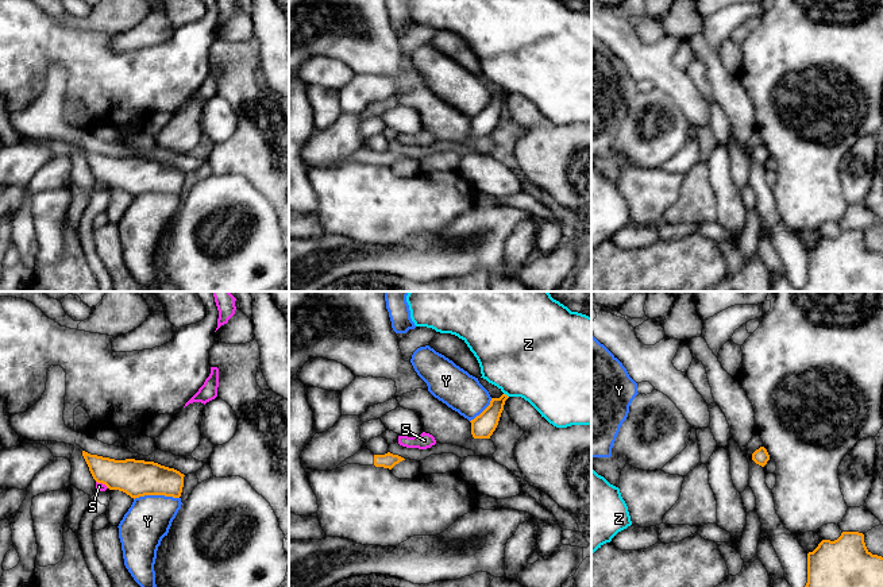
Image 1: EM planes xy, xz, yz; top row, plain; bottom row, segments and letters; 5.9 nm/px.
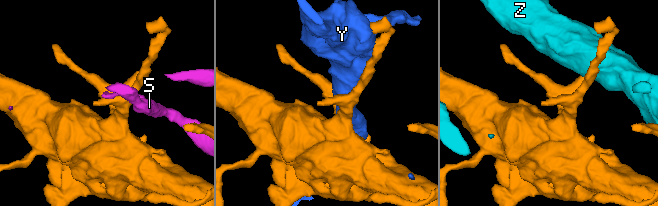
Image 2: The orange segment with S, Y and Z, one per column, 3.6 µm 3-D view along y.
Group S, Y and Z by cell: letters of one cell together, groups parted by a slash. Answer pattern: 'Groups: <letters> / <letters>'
Groups: S / Y / Z

